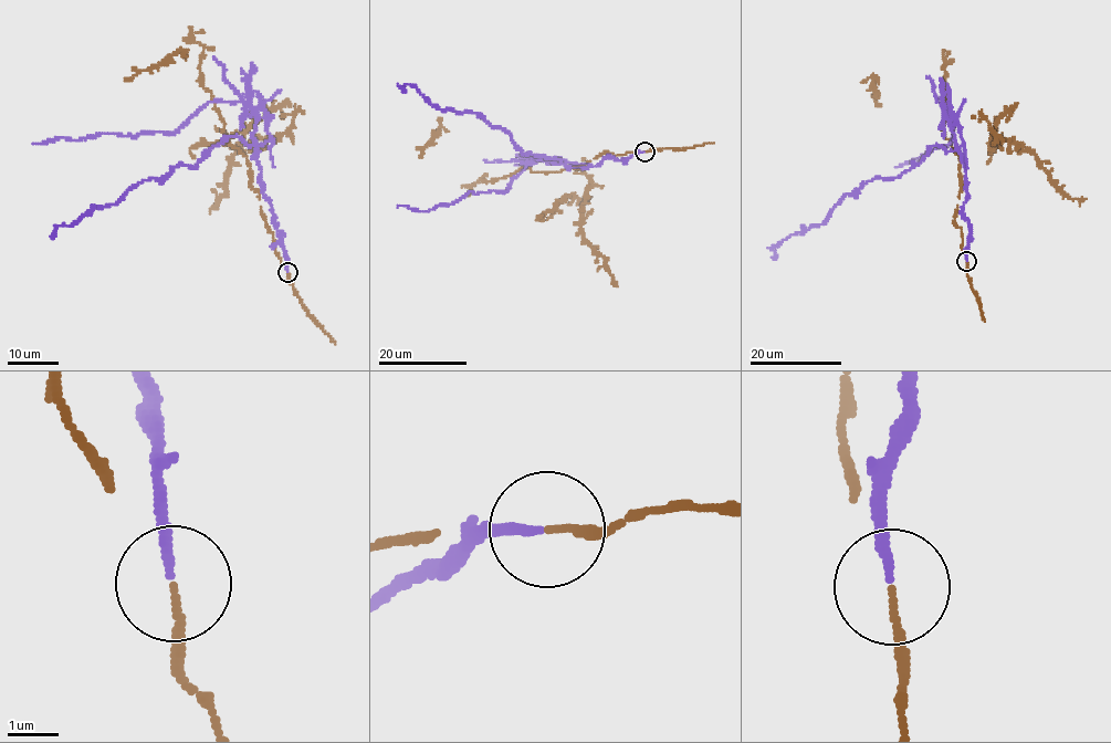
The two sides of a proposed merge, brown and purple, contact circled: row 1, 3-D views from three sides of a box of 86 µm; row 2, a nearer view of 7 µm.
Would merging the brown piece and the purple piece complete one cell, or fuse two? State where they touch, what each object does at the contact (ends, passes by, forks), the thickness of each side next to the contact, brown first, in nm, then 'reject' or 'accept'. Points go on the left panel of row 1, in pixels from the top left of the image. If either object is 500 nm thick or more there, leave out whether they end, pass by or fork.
(287, 272) | brown ends | purple ends | 120/170 nm | reject

